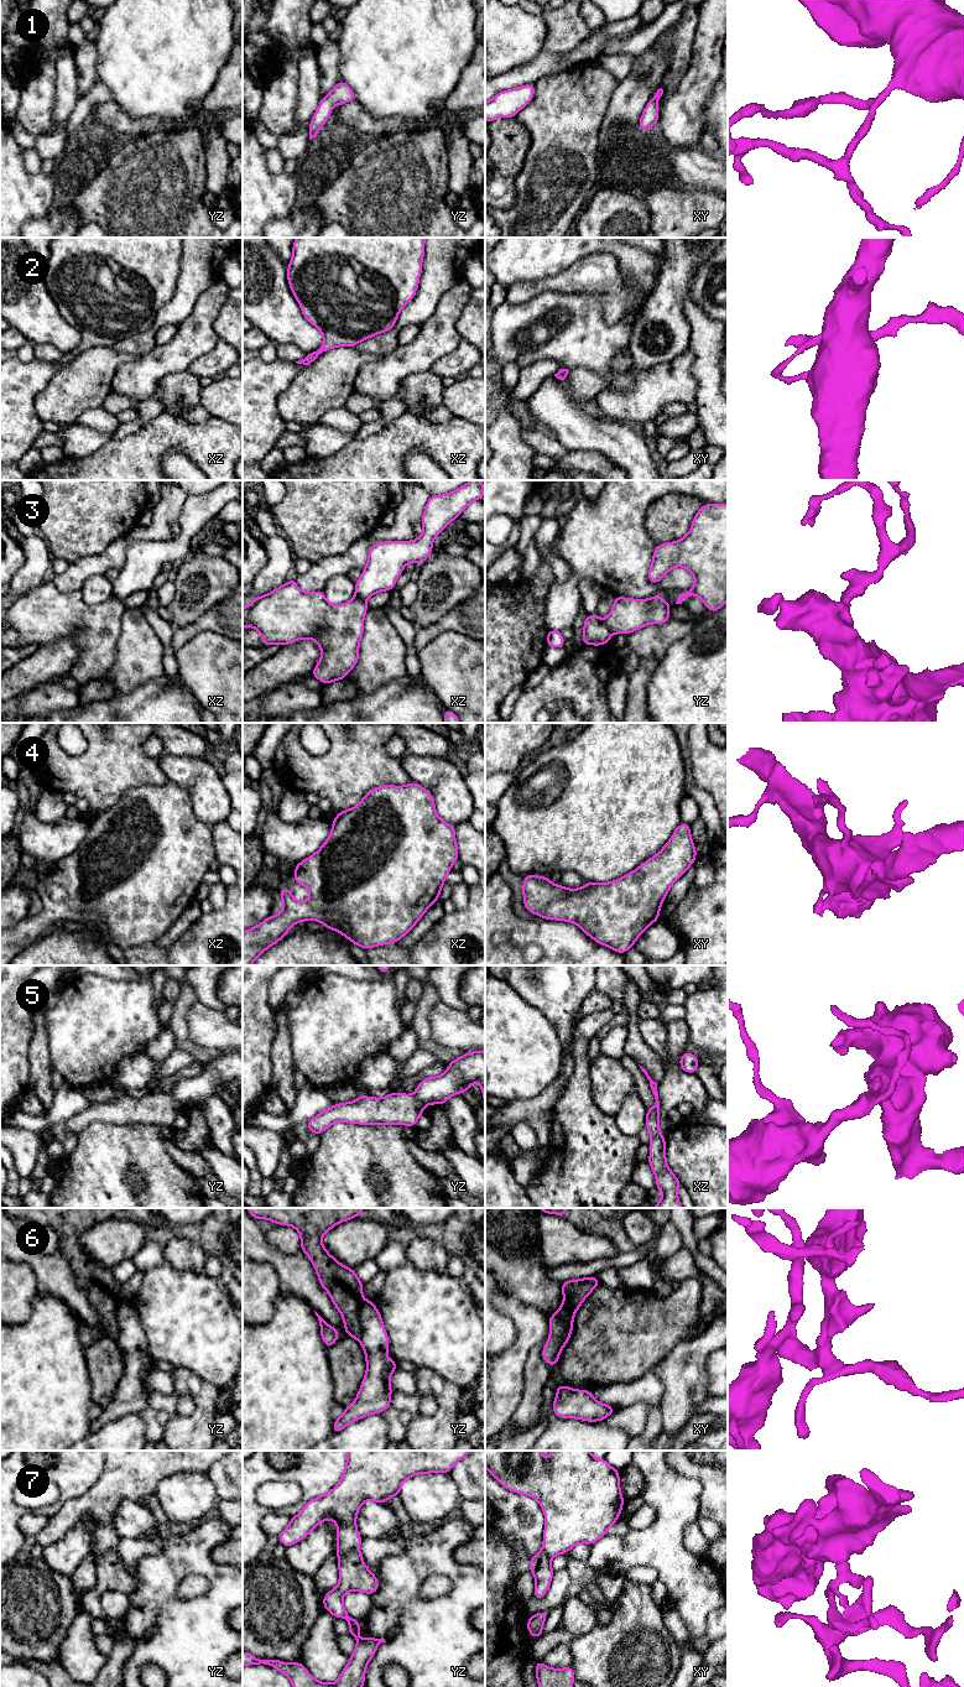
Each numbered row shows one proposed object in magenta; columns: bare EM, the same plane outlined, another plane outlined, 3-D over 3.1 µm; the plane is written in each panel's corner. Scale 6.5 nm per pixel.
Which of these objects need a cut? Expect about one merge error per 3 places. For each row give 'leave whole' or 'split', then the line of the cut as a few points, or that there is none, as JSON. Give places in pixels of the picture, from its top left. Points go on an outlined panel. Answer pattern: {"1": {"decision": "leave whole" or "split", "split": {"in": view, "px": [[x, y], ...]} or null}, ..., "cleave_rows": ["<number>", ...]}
{"1": {"decision": "leave whole", "split": null}, "2": {"decision": "leave whole", "split": null}, "3": {"decision": "split", "split": {"in": "yz", "px": [[603, 620], [613, 633]]}}, "4": {"decision": "leave whole", "split": null}, "5": {"decision": "split", "split": {"in": "yz", "px": [[412, 1095], [423, 1107]]}}, "6": {"decision": "split", "split": {"in": "yz", "px": [[364, 1300], [360, 1306], [361, 1336], [358, 1339]]}}, "7": {"decision": "split", "split": {"in": "yz", "px": [[358, 1548], [350, 1548], [338, 1556]]}}, "cleave_rows": ["3", "5", "6", "7"]}

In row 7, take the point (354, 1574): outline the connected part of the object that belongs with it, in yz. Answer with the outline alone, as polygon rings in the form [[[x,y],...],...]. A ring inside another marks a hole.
[[[350,1550],[338,1556],[339,1584],[329,1590],[322,1599],[327,1611],[334,1618],[349,1621],[348,1634],[356,1639],[356,1647],[349,1662],[334,1683],[317,1681],[303,1666],[302,1662],[286,1663],[280,1660],[260,1660],[254,1655],[243,1651],[243,1667],[247,1665],[269,1665],[285,1673],[293,1687],[363,1687],[365,1671],[369,1661],[374,1657],[377,1646],[386,1642],[384,1637],[359,1639],[360,1621],[348,1615],[343,1607],[343,1597],[350,1590],[364,1592],[369,1595],[379,1590],[376,1576],[365,1566],[359,1550]]]

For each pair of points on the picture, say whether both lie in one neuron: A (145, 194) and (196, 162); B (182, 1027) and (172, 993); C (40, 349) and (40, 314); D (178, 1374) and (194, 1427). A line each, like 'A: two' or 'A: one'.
A: one
B: two
C: two
D: one

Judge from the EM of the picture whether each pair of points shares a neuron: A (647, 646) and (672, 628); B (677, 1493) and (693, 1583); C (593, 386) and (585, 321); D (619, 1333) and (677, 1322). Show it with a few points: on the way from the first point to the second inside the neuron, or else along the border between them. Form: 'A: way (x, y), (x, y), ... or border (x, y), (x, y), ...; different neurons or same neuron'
A: way (654, 640), (666, 634); same neuron
B: way (673, 1515), (673, 1561); same neuron
C: border (569, 369), (588, 368), (603, 375), (609, 384); different neurons
D: way (634, 1329), (662, 1323); same neuron

